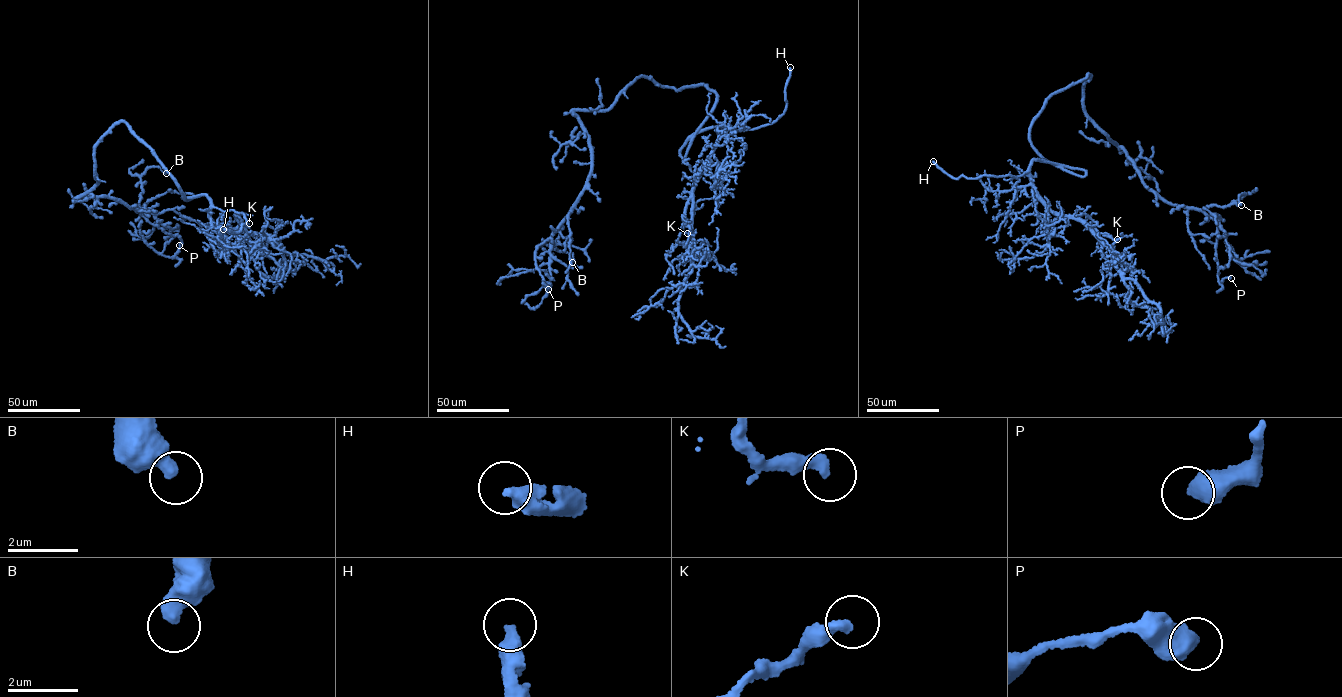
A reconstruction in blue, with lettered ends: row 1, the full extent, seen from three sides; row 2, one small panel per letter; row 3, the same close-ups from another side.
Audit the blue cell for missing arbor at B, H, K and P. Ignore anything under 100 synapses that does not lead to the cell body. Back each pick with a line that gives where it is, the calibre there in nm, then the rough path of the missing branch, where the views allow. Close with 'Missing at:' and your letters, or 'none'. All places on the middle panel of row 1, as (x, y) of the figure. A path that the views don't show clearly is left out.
H: place (790, 67); calibre 460 nm; course (790, 67), (776, 45), (776, 39)
Missing at: H

